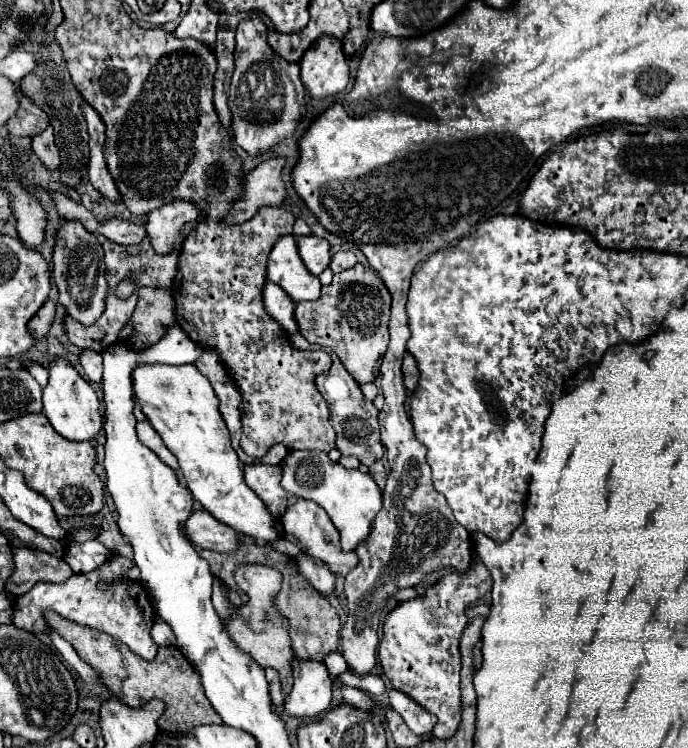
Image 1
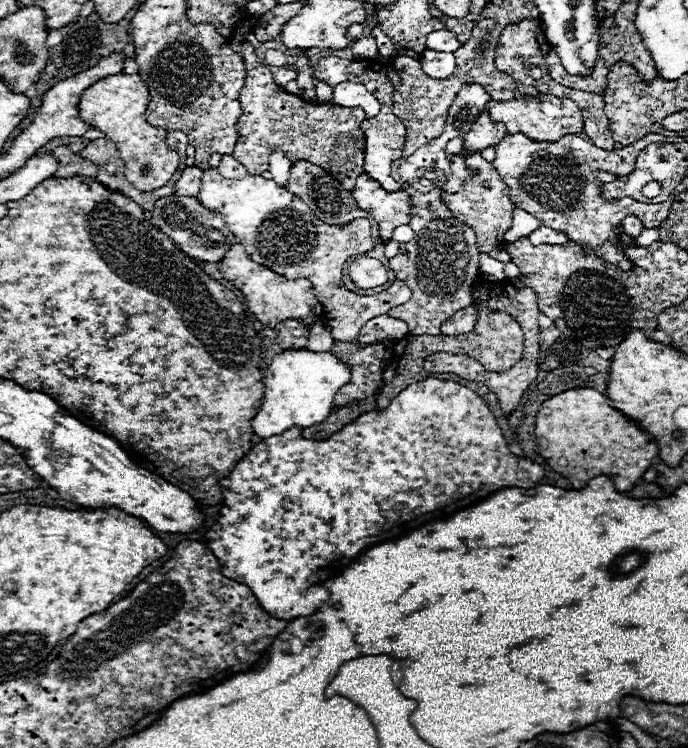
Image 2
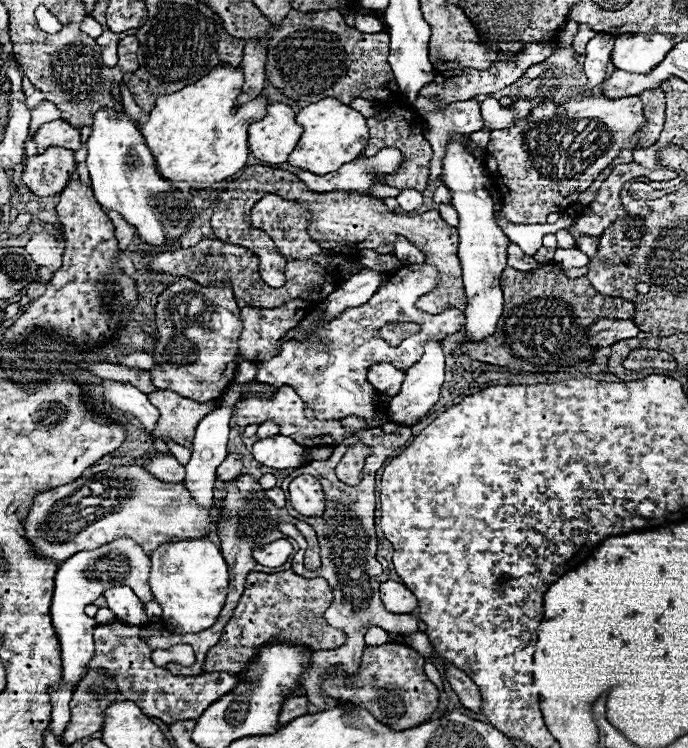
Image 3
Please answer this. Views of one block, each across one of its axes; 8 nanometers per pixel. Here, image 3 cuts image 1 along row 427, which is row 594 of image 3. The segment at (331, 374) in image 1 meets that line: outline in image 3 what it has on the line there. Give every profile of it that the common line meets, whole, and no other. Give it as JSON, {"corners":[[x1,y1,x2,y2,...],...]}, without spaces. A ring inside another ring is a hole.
{"corners":[[398,426,396,432,392,432,392,434,382,434,380,430,370,428,370,430,362,430,360,434,356,434,356,438,360,438,364,444,374,448,374,454,366,458,364,478,358,486,346,486,336,478,334,468,346,452,346,446,338,446,328,460,310,462,306,466,300,466,300,472,308,472,322,482,322,490,328,496,324,514,302,518,290,506,290,502,286,504,286,510,294,518,300,518,300,520,308,522,318,534,322,566,316,570,316,574,320,578,326,578,328,584,330,584,330,590,332,590,332,604,326,610,326,620,328,620,330,626,340,628,346,634,346,642,340,648,312,652,310,664,306,666,304,674,300,674,300,686,306,690,308,700,312,704,316,704,320,710,326,710,332,704,332,700,322,696,322,692,320,692,320,678,324,678,324,674,328,674,332,670,340,670,340,672,346,672,346,674,352,674,352,676,356,674,356,670,360,666,360,656,362,656,362,650,364,650,364,634,370,626,380,626,380,628,384,628,388,632,396,632,396,634,418,630,418,620,416,618,412,618,410,614,392,614,380,602,378,586,380,586,382,566,376,560,376,528,374,528,374,504,376,504,374,476,376,476,376,470,386,462,386,458,390,458,398,448,402,448,408,442,410,428,408,426]]}

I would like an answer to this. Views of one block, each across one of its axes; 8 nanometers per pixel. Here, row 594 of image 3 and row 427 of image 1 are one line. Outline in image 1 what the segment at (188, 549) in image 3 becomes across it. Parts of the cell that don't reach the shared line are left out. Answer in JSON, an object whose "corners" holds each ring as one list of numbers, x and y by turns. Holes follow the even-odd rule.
{"corners":[[194,364,140,366,134,372,134,392,148,422,178,458,194,500,198,500,222,524,258,542,272,542,282,536,278,520,274,522,274,516,262,500,246,486,238,456,230,446,230,432,218,412,216,394,208,378,200,376]]}

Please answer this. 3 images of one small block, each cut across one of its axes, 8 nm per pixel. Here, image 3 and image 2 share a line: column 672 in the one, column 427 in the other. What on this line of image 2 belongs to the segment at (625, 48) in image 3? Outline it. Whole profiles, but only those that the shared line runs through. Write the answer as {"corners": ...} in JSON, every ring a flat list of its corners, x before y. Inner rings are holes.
{"corners":[[436,30,432,34,428,34,428,42,426,42,426,48,430,50,448,50,448,52,454,52,458,50,462,44,458,42,458,36,450,30]]}

